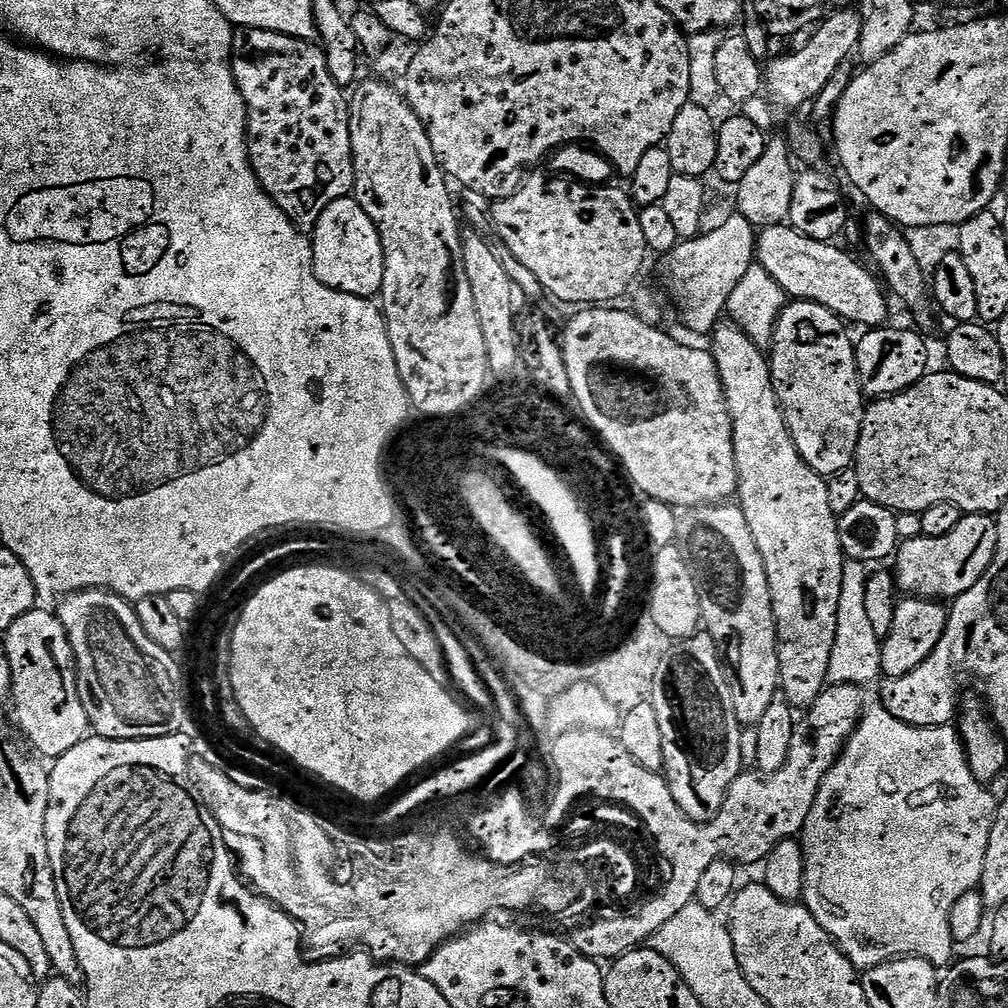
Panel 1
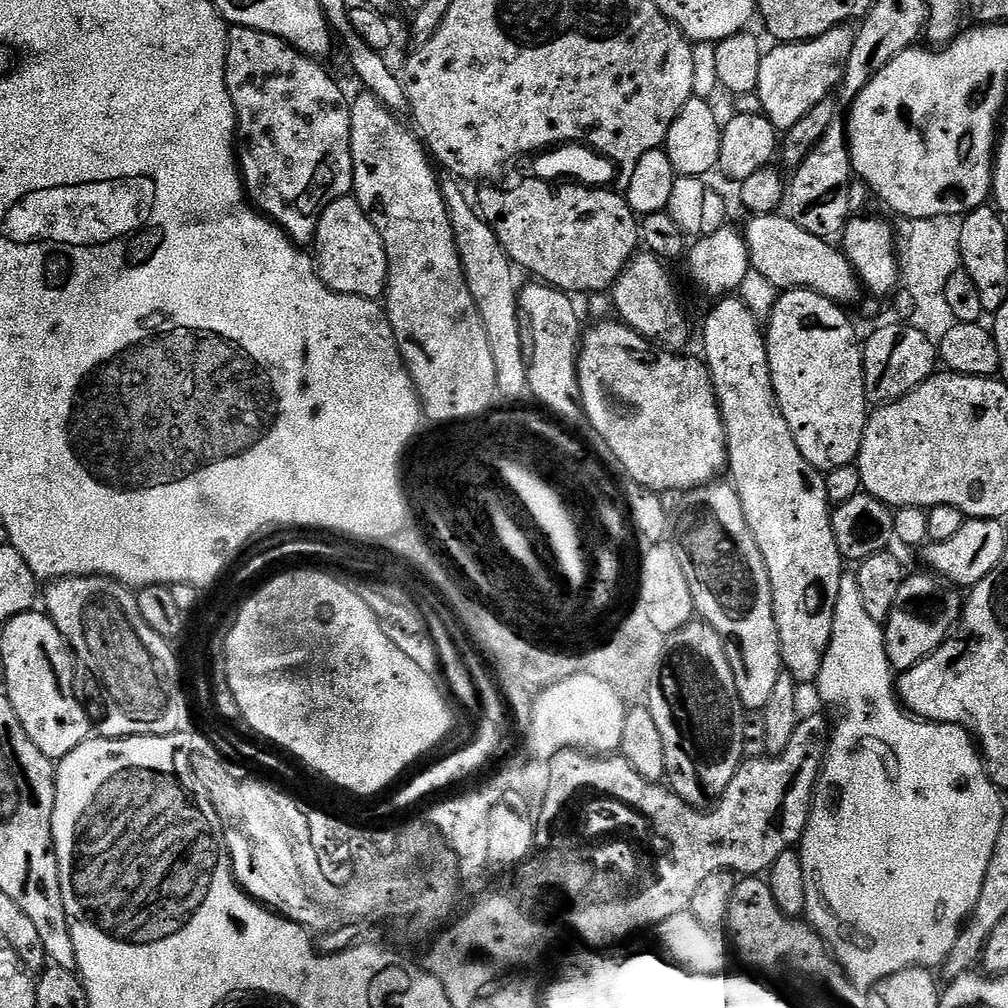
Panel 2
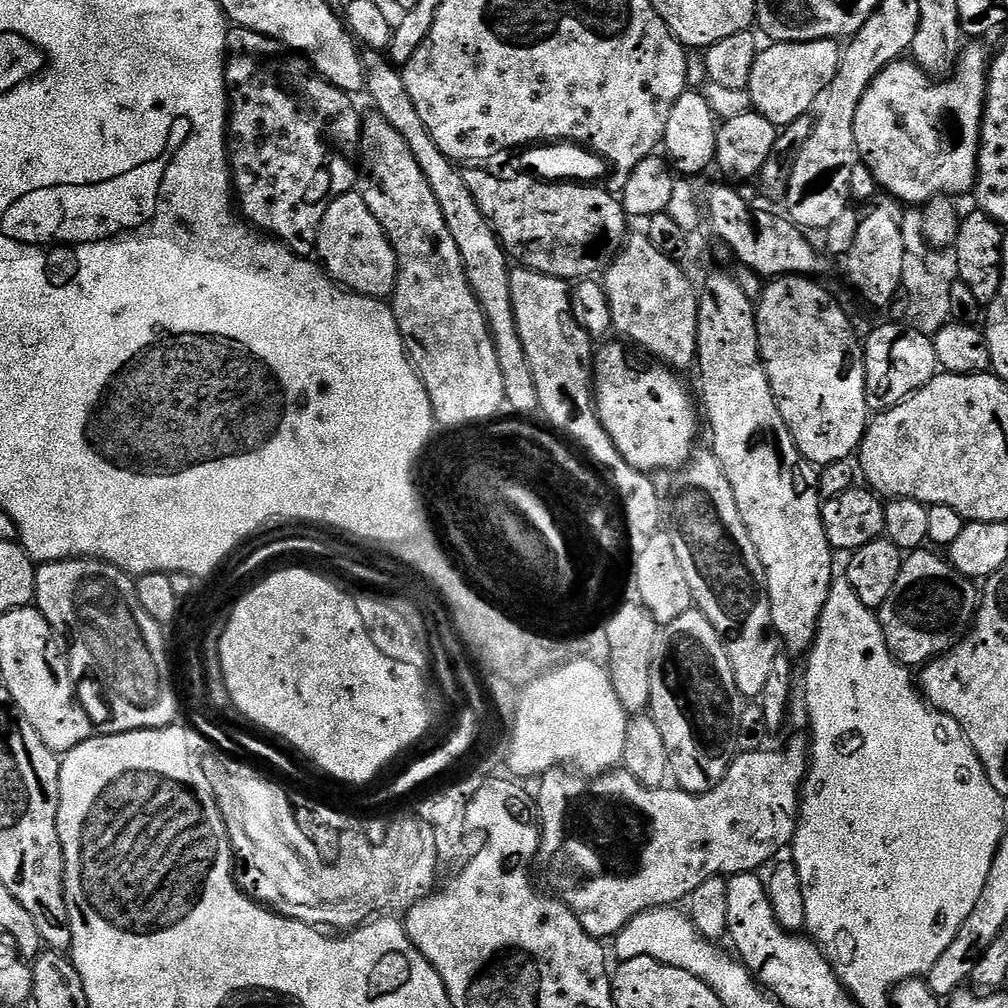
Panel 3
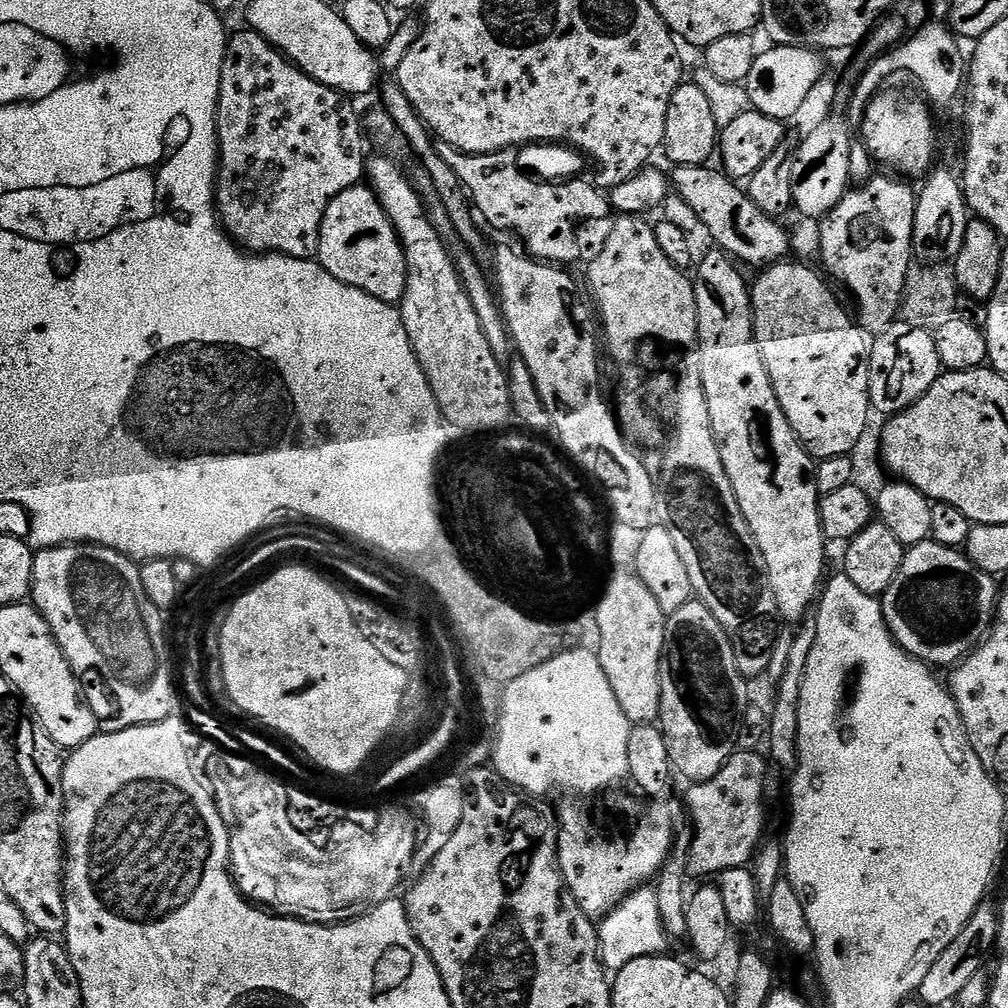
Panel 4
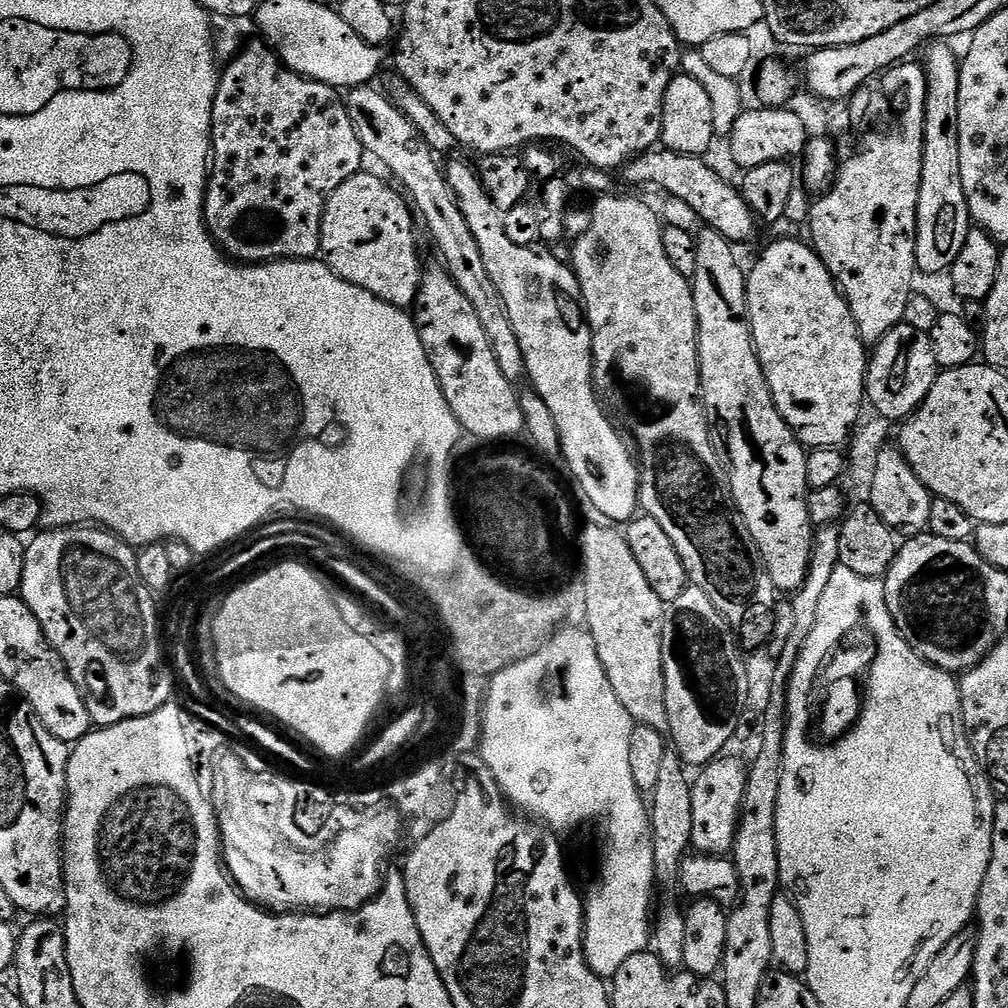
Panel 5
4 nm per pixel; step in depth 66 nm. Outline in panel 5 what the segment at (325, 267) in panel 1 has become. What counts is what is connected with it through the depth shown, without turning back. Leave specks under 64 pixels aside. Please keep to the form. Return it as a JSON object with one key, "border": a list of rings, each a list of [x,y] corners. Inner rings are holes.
{"border":[[[361,170],[346,182],[342,182],[338,190],[334,190],[322,218],[319,255],[328,269],[338,274],[338,278],[374,294],[382,302],[408,310],[415,305],[422,275],[420,252],[416,249],[417,221],[409,201],[383,175],[380,176]]]}

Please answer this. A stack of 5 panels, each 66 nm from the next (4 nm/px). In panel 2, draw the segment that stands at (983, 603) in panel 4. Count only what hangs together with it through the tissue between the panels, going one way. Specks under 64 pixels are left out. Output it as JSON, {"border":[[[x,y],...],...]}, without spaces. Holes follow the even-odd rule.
{"border":[[[923,571],[916,572],[913,576],[912,573],[905,575],[902,586],[898,586],[898,594],[894,594],[894,606],[882,624],[886,658],[897,673],[905,672],[931,652],[938,650],[960,623],[961,589],[948,583],[943,576]]]}

